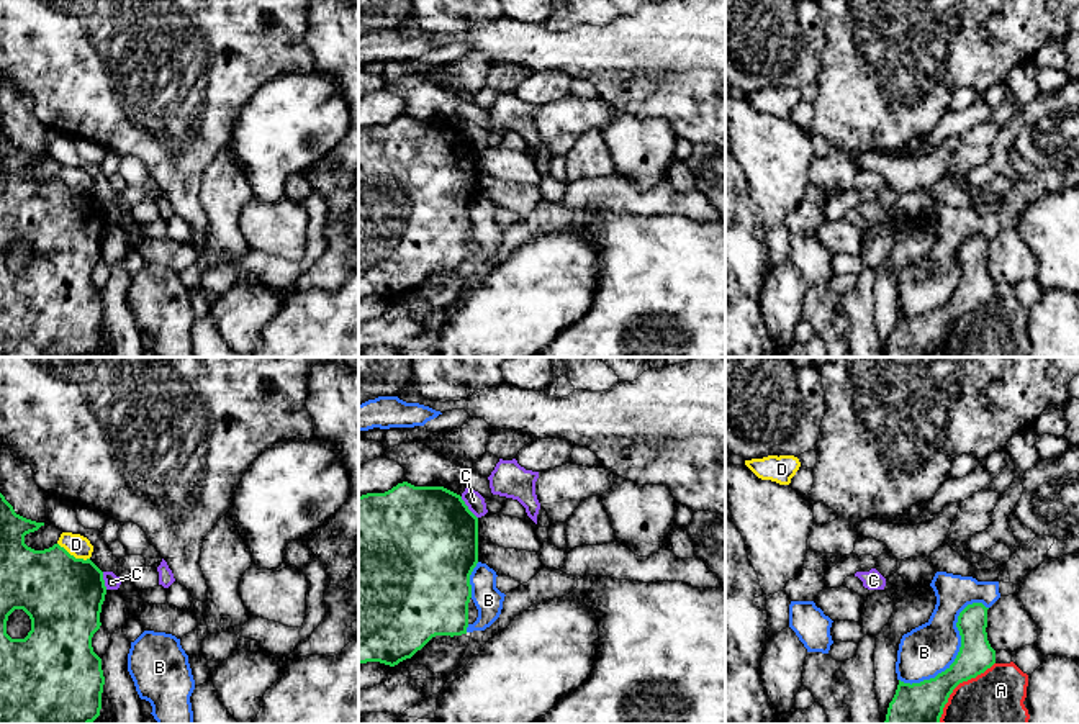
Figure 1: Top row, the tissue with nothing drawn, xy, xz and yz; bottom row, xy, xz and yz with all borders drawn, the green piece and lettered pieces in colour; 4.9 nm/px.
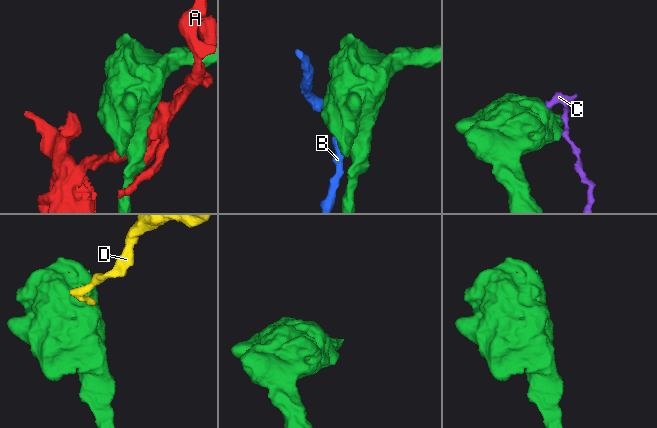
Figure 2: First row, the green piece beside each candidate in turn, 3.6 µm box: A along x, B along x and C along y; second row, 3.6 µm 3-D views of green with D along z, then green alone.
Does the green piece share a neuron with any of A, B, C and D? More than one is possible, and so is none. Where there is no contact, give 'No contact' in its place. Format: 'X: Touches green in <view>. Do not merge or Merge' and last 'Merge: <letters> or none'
A: Touches green in yz. Do not merge
B: Touches green in yz. Do not merge
C: Touches green in xz. Do not merge
D: Touches green in xy. Do not merge
Merge: none

